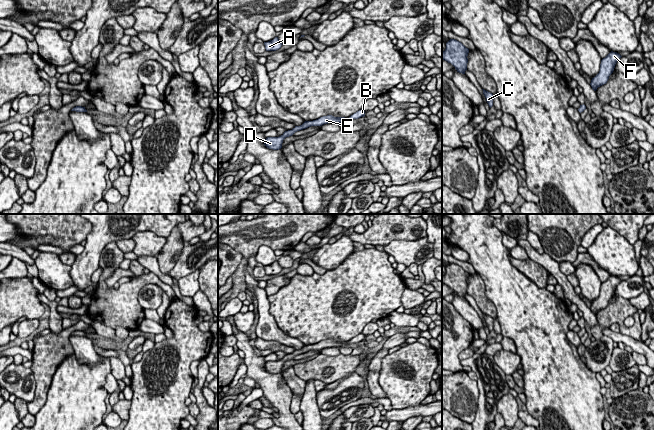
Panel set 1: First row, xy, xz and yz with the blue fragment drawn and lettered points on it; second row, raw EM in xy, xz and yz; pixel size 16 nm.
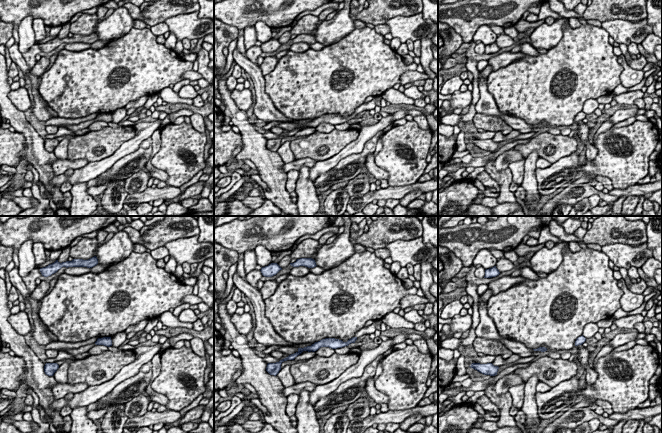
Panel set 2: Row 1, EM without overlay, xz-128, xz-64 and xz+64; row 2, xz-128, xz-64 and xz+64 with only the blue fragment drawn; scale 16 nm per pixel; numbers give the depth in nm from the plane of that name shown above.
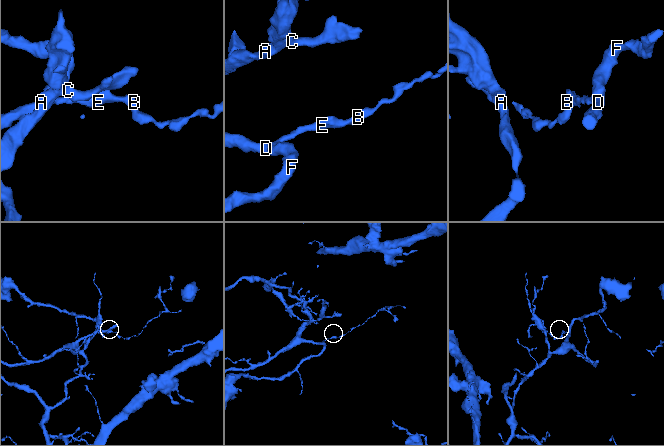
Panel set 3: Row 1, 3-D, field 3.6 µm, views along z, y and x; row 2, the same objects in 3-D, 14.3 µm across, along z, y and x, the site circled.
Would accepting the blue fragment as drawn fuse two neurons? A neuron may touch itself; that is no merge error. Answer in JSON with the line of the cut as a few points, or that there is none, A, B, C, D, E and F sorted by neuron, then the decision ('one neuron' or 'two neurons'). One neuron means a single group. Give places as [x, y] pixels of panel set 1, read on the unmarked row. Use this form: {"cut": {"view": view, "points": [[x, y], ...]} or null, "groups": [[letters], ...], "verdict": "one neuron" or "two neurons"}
{"cut": null, "groups": [["A", "B", "C", "D", "E", "F"]], "verdict": "one neuron"}

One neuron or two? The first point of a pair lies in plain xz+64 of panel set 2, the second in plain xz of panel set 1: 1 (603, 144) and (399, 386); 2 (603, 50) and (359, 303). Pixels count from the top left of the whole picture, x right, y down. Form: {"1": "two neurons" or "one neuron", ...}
{"1": "one neuron", "2": "one neuron"}

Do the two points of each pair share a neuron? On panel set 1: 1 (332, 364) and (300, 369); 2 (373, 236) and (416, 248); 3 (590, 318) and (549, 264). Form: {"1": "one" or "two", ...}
{"1": "one", "2": "two", "3": "one"}

